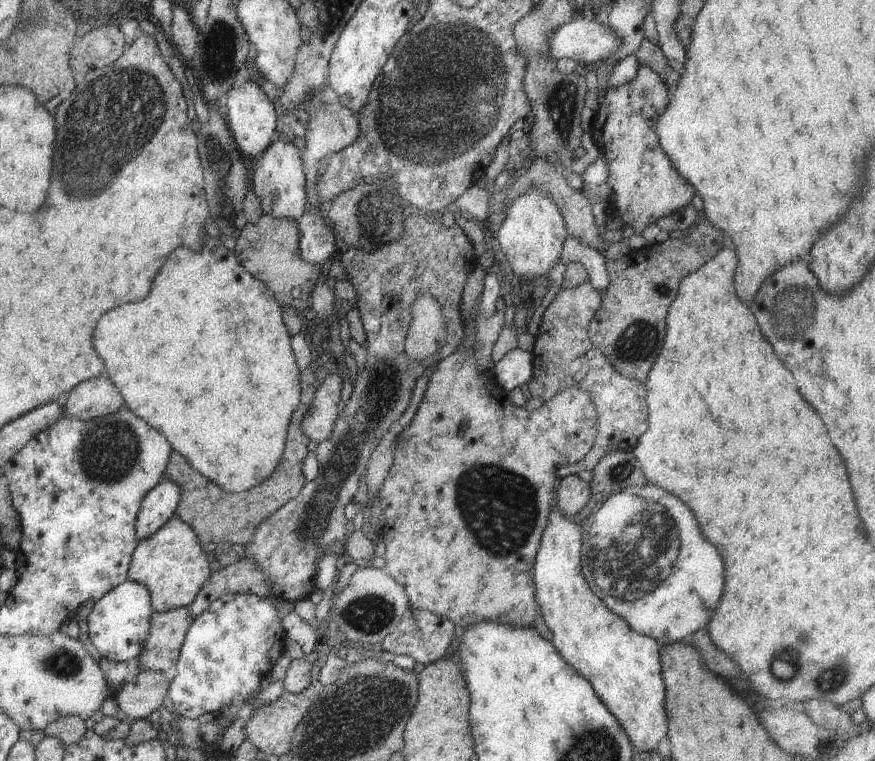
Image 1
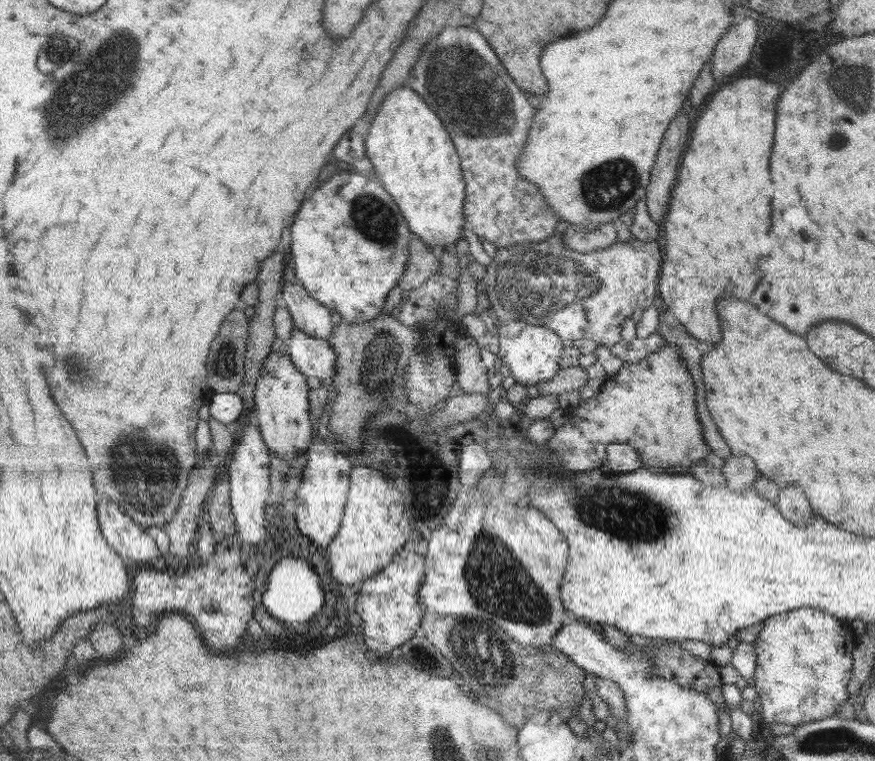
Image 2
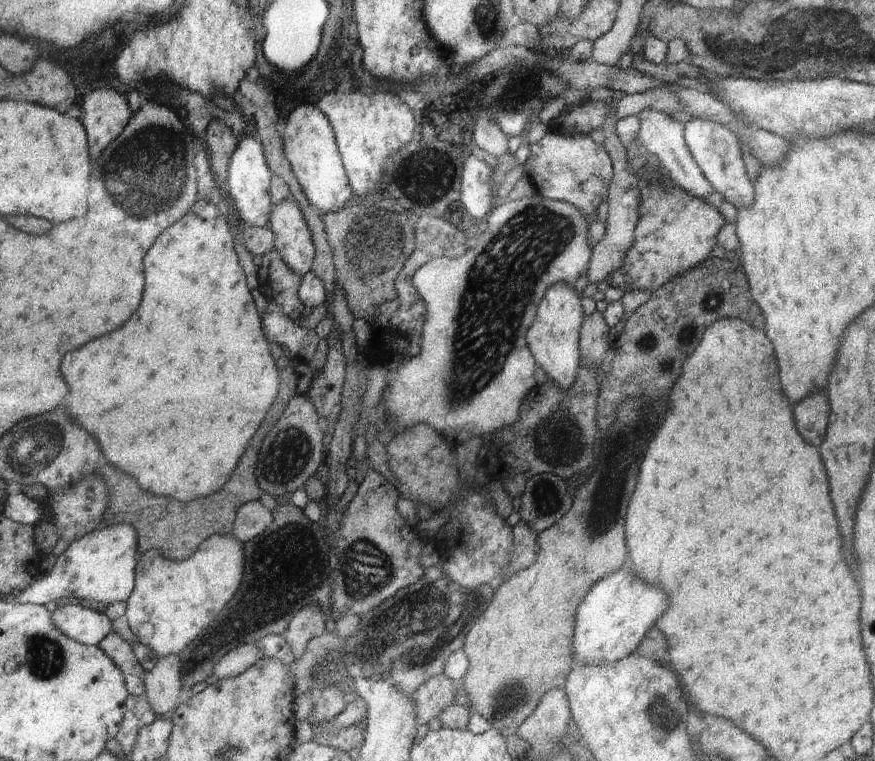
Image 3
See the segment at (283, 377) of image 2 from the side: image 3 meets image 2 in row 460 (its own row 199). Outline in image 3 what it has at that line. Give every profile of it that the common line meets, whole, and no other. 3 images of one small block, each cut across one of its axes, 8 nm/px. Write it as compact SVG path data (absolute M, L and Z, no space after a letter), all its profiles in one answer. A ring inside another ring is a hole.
M293 198L273 205L268 227L274 235L273 248L278 251L284 264L292 272L299 274L301 277L310 271L315 257L314 243L312 242L310 229L306 224L300 207L295 203Z

